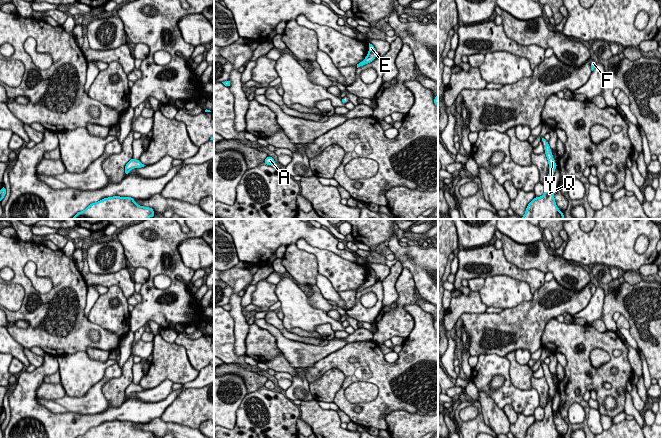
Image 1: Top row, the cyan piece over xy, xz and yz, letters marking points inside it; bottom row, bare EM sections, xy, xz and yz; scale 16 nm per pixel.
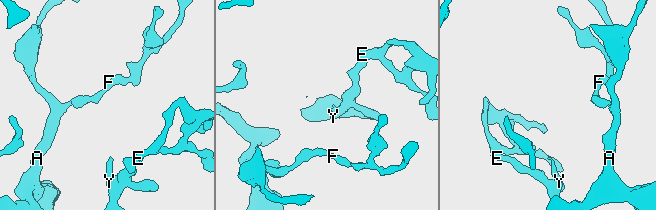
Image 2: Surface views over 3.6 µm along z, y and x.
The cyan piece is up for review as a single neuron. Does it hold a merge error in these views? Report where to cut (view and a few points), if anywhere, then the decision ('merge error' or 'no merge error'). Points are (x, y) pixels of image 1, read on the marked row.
no cut | no merge error

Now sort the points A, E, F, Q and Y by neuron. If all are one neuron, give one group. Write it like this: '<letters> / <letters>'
A E F Q Y

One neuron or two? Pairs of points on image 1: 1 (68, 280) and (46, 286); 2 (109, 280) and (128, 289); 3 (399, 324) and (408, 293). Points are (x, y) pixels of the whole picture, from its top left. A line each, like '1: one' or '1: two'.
1: two
2: one
3: one

